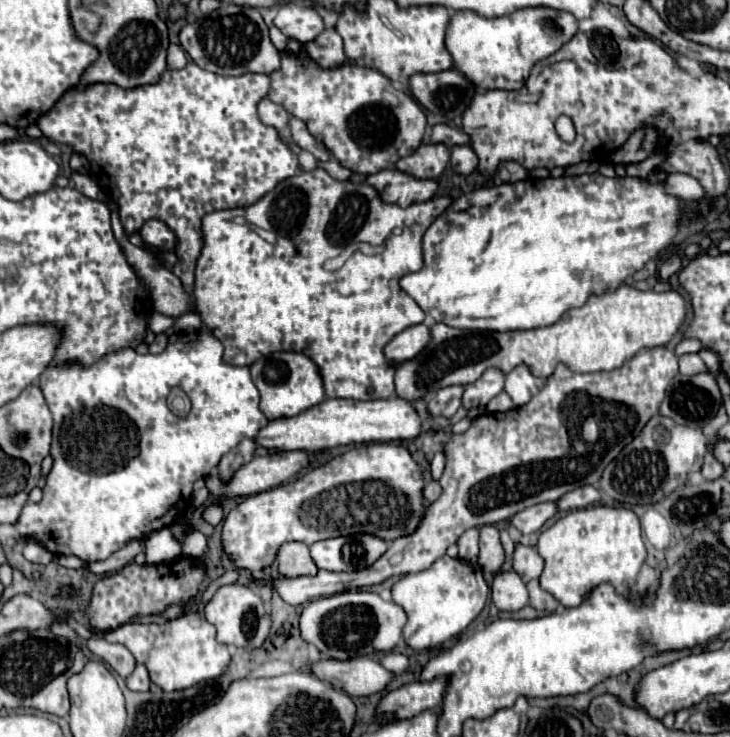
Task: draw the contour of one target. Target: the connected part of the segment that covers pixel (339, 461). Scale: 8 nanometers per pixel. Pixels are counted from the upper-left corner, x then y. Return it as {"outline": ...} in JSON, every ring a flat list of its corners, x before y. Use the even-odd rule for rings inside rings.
{"outline":[[367,443,333,457,329,463,307,471,303,477,295,481,283,483,275,489,261,491,257,495,249,495,247,499,243,499,235,509,229,511,229,515,223,521,221,543,231,563,237,569,249,569,249,571,269,567,277,557,279,545,285,541,305,541,307,545,311,545,315,541,347,533,349,535,369,533,391,543,397,537,413,533,415,527,419,525,425,513,425,501,421,497,421,489,423,489,423,477,419,465,411,459,409,451,403,445]]}

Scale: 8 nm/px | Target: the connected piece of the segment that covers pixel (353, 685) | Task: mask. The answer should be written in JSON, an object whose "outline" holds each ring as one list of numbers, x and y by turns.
{"outline":[[371,657,361,659,319,659,311,663,309,673,347,695,373,695,381,691,393,677,379,661]]}

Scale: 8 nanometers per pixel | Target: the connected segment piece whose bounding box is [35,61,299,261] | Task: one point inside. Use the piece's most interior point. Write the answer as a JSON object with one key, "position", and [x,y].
{"position":[192,143]}

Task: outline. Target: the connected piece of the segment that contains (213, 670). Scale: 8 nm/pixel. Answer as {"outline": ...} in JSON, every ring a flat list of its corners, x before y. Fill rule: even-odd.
{"outline":[[185,613,163,623,127,623,105,633,105,639,123,643,135,655,137,663,147,667,151,681,163,691,187,689,205,679,215,679,231,661,227,645,215,639,215,627,201,613]]}

